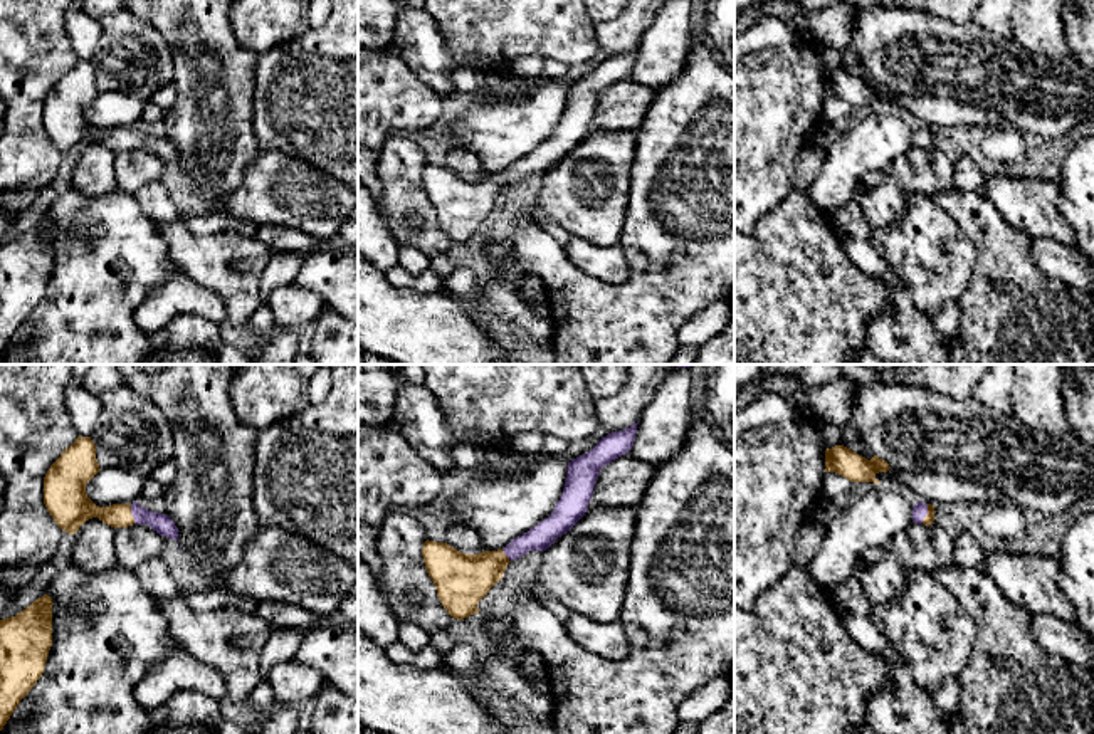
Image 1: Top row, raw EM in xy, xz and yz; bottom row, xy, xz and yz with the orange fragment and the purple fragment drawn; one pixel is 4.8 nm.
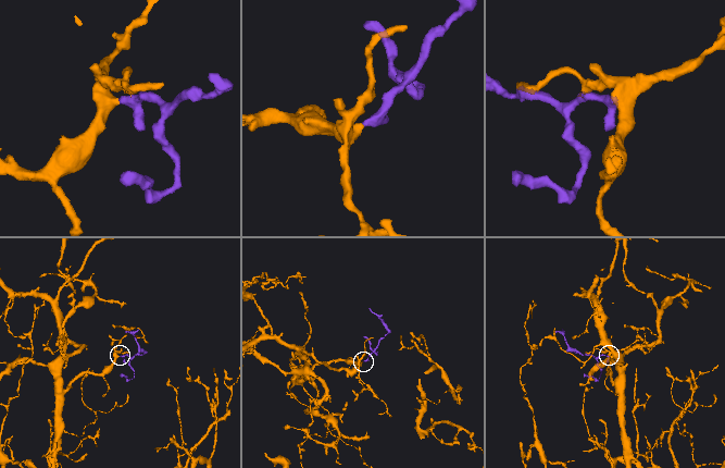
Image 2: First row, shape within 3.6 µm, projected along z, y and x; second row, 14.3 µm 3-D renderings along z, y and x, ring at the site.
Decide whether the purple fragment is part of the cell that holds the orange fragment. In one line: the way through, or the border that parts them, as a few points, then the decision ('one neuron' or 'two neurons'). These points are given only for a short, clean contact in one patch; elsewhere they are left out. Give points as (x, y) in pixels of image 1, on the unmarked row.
runs through xy (79, 133), (105, 138), (131, 138), (147, 140), (160, 146); one neuron

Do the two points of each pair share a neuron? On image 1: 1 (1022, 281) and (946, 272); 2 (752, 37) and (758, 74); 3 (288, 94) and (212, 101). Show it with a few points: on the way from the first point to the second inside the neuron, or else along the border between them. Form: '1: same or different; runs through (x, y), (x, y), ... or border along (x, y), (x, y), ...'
1: different; border along (967, 237), (977, 252), (977, 267), (958, 301)
2: different; border along (794, 42), (768, 46), (752, 52)
3: different; border along (257, 59), (254, 136)

